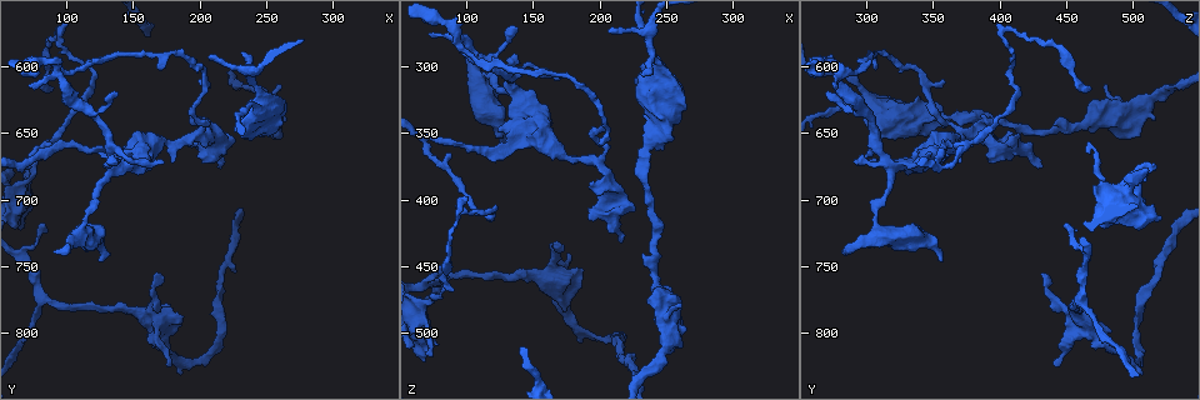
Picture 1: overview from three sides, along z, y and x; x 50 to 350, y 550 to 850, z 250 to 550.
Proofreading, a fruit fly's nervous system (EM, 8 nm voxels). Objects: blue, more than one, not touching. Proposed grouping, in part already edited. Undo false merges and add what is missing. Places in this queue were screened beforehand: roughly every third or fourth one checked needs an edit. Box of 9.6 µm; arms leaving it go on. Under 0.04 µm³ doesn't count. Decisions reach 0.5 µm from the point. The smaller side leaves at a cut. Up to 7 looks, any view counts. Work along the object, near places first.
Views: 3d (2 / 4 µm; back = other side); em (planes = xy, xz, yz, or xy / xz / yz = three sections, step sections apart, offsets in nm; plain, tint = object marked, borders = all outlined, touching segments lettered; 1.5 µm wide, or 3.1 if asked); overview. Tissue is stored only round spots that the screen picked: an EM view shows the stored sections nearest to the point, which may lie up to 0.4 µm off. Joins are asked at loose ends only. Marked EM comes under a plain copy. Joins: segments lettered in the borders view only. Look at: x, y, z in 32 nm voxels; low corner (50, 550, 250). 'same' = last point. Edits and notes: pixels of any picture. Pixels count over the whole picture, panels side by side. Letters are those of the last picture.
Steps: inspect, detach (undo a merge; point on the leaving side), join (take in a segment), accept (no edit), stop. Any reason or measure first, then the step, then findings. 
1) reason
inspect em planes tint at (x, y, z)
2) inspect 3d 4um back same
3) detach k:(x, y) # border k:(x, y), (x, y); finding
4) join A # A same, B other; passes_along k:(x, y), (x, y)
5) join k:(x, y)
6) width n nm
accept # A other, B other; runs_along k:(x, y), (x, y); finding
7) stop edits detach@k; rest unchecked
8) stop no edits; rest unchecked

sharp bend
inspect em planes borders at (72, 670, 352)

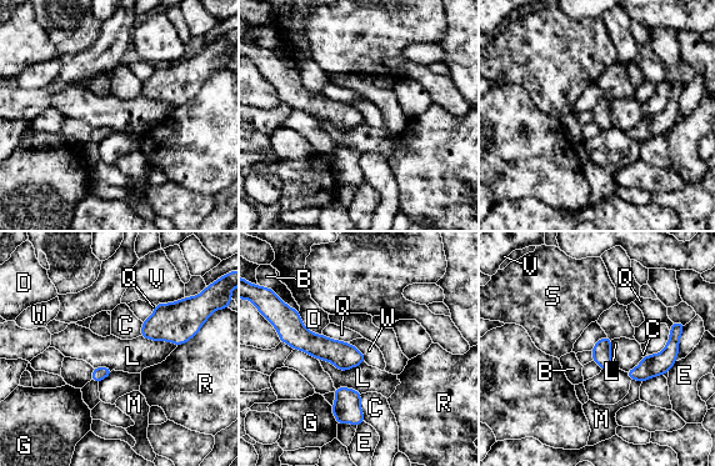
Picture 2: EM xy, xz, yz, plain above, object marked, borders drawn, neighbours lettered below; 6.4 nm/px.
accept # B other, C other, D other, E other, G other, L other, M other, Q other, R other, S other, V other, W other; runs_along 2:(288, 336), (361, 359); one neuron here

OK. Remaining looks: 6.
abrupt turn
inspect 3d 2um at (96, 572, 402)

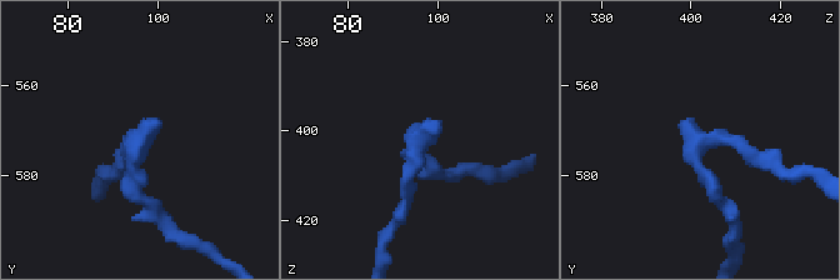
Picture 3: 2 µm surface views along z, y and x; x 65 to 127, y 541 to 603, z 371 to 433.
inspect em planes borders at (96, 574, 403)

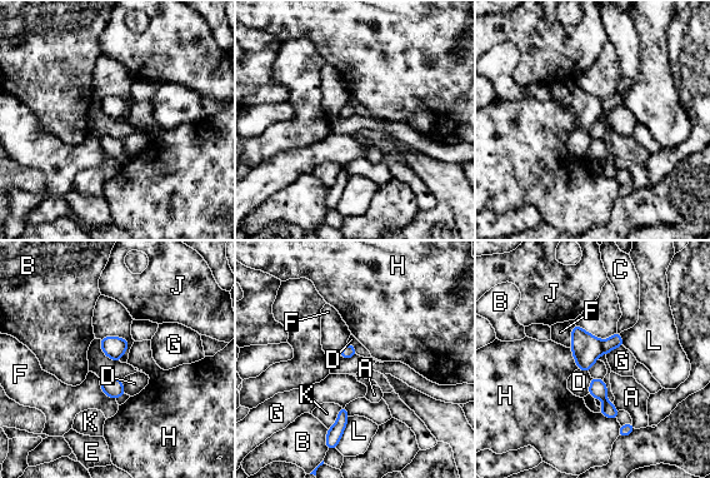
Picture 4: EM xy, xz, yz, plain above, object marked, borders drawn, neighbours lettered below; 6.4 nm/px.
width 80 nm
accept # A other, B other, C other, D other, E other, F other, G other, H other, J other, K other, L other; all the same neuron

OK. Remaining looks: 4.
tapers out
inspect 3d 2um at (200, 610, 356)

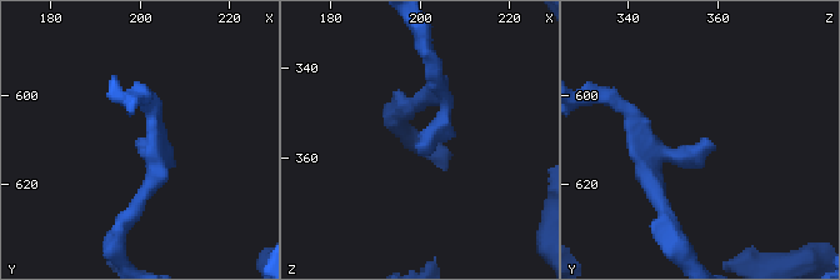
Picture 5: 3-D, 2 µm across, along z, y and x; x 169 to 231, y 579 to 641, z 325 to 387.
inspect em planes borders at (199, 611, 357)

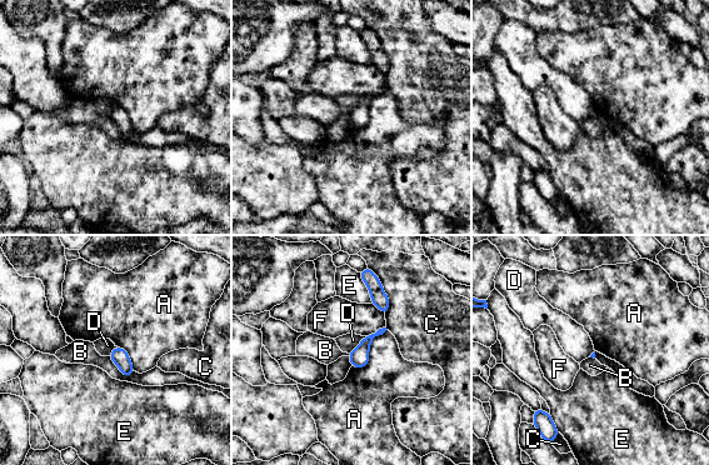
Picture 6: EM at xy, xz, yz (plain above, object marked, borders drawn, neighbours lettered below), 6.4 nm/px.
accept # A other, B other, C other, D other, E other, F other; border 6:(365, 336), (349, 354); none of them fits

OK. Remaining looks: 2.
stop no edits; rest unchecked

